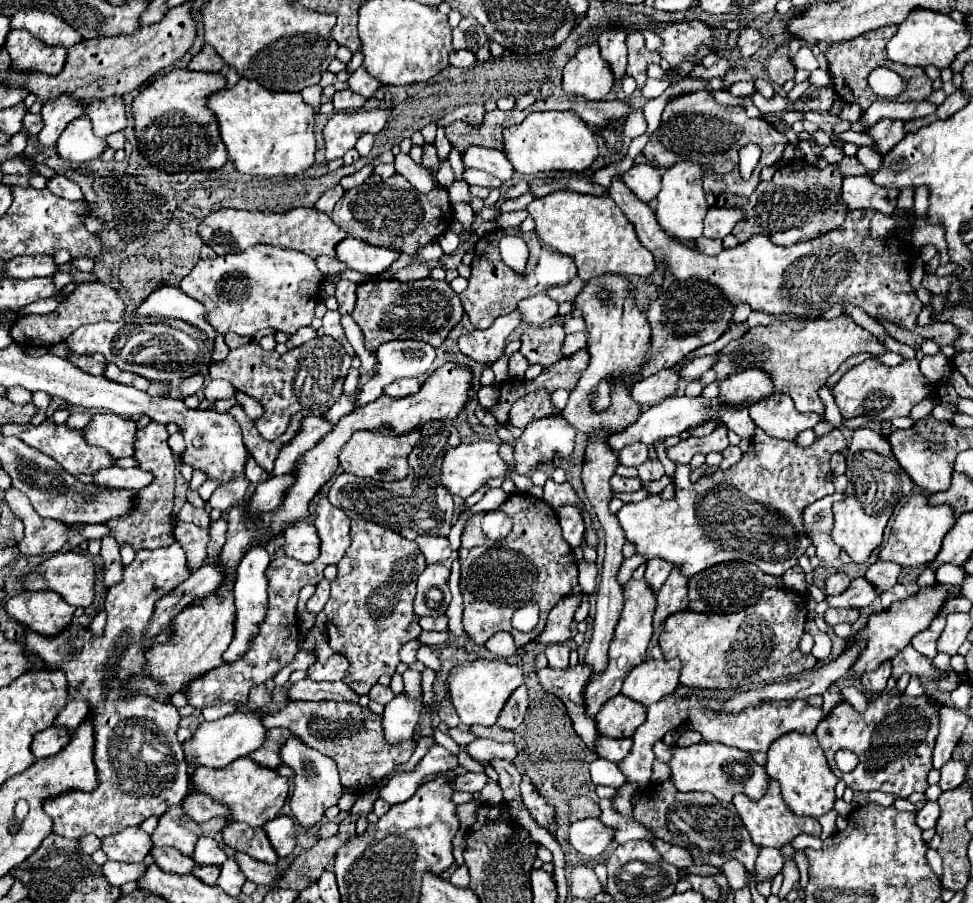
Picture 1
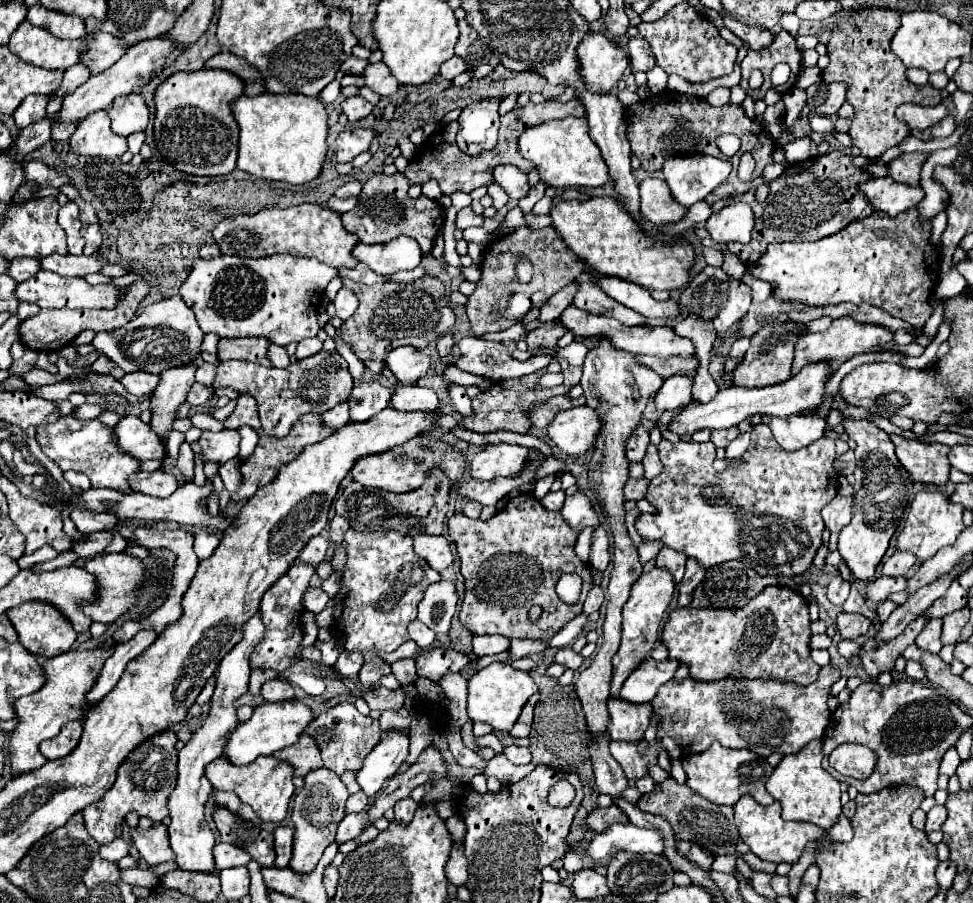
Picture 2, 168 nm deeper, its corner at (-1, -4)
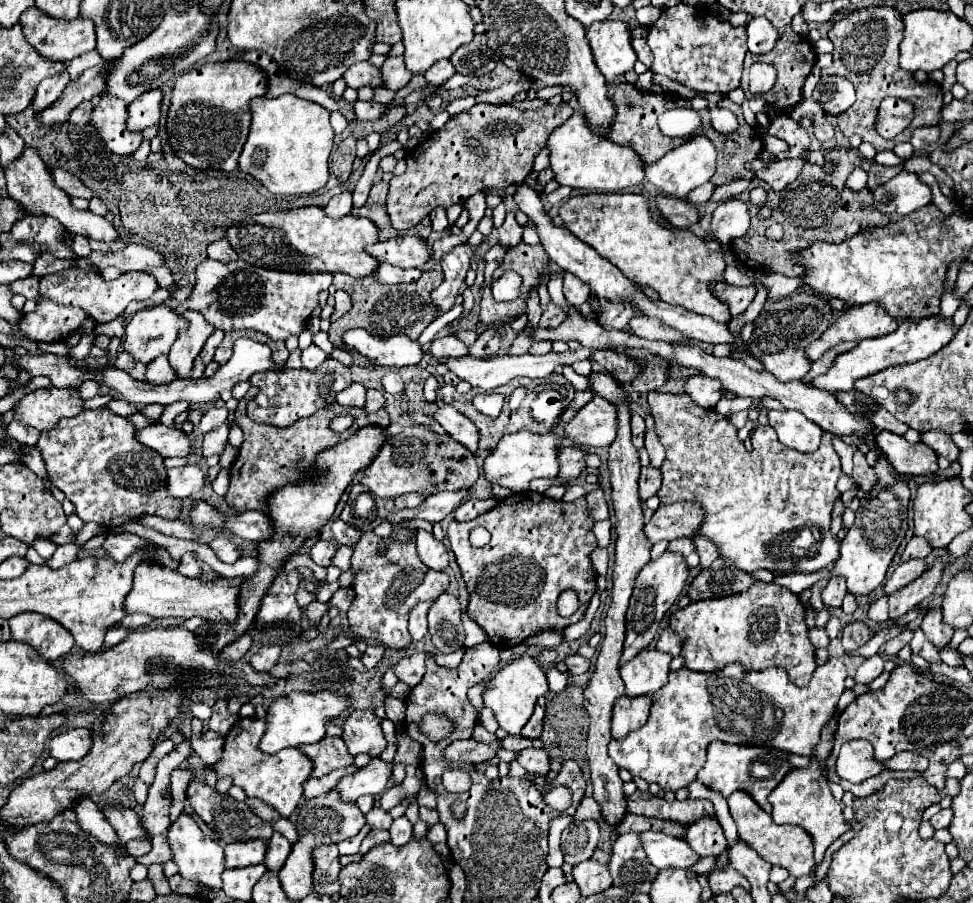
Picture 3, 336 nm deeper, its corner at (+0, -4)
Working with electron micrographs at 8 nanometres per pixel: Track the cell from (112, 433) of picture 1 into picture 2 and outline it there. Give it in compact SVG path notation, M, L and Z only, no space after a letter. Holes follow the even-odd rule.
M127 415L115 427L115 437L119 449L131 453L133 457L147 461L147 459L163 459L165 457L165 443L151 431L149 423L143 423L139 417Z

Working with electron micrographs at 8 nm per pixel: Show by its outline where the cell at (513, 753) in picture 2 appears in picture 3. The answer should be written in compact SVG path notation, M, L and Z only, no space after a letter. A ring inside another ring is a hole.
M524 749L518 753L518 763L530 773L546 773L548 771L548 755L544 749Z

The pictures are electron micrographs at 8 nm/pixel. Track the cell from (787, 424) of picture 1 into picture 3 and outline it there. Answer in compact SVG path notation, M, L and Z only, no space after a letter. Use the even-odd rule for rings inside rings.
M770 411L768 423L778 433L782 445L800 453L814 453L824 433L818 425L814 425L814 421L806 419L806 415L798 411Z

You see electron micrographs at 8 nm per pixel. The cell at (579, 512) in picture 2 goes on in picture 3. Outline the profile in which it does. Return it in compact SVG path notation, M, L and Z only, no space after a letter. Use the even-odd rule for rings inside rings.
M602 489L590 491L584 499L586 499L586 511L588 511L588 515L590 515L594 521L602 521L602 519L608 519L608 517L610 517Z

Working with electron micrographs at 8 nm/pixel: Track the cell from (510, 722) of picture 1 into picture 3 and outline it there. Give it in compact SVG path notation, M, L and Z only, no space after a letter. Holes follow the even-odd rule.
M540 697L540 699L536 701L534 713L532 713L532 717L528 719L528 723L522 727L520 735L522 735L522 737L528 737L528 739L536 739L536 737L542 733L542 717L544 717L544 697Z

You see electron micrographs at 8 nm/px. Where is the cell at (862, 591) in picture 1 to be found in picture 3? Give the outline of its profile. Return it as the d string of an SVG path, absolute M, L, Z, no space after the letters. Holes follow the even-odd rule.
M906 561L906 563L900 563L896 567L894 575L884 585L886 595L892 595L894 591L898 591L904 585L908 585L910 581L914 581L918 575L922 575L922 571L926 571L926 567L928 567L926 561Z

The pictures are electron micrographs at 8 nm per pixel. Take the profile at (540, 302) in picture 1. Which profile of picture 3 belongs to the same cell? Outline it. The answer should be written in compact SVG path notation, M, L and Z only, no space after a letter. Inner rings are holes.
M564 273L564 297L568 299L570 305L580 307L590 295L590 287L586 287L586 283L582 283L578 277Z

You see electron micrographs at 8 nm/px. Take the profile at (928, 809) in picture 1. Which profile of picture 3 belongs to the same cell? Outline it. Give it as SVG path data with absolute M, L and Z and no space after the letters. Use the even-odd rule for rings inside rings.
M940 809L940 811L930 819L930 825L932 825L934 829L944 829L944 827L950 825L950 821L952 821L952 809Z

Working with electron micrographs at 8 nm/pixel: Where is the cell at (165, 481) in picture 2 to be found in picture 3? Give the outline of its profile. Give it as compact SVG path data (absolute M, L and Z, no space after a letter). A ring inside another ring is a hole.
M184 465L178 469L168 469L166 491L172 497L184 499L184 497L190 497L192 493L200 491L204 481L206 481L206 475L196 465Z

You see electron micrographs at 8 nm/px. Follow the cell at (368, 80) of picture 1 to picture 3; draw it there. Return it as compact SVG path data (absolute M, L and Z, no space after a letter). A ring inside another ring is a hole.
M388 57L380 67L380 73L384 87L390 91L400 91L410 81L410 75L406 75L406 67L402 65L402 57Z

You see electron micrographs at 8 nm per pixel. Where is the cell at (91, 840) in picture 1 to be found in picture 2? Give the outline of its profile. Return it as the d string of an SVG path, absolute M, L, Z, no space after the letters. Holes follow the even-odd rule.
M115 839L109 845L101 845L101 855L107 861L119 861L125 855L129 855L129 849L131 849L131 845L127 839Z

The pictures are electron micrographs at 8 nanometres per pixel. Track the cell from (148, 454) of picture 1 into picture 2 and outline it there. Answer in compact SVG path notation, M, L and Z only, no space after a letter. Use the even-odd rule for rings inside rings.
M189 363L183 367L171 367L163 371L161 381L153 391L151 427L163 439L167 439L171 431L177 407L185 401L185 395L191 389L191 383L195 383L195 369L197 365Z

